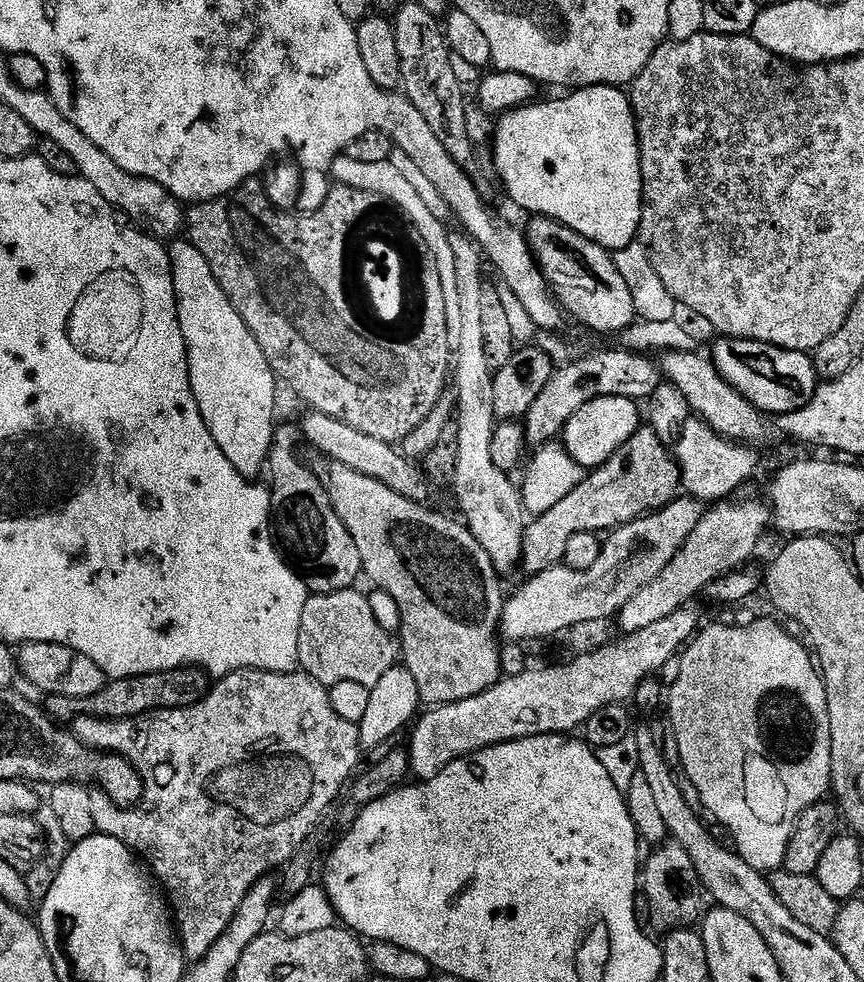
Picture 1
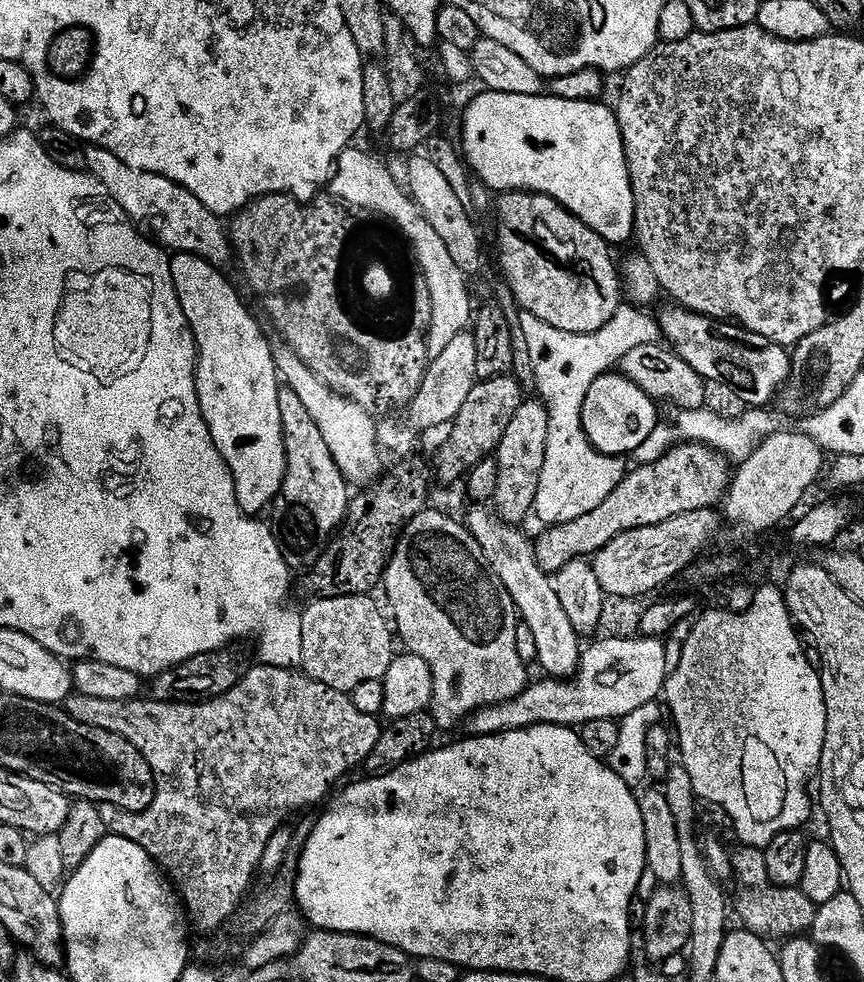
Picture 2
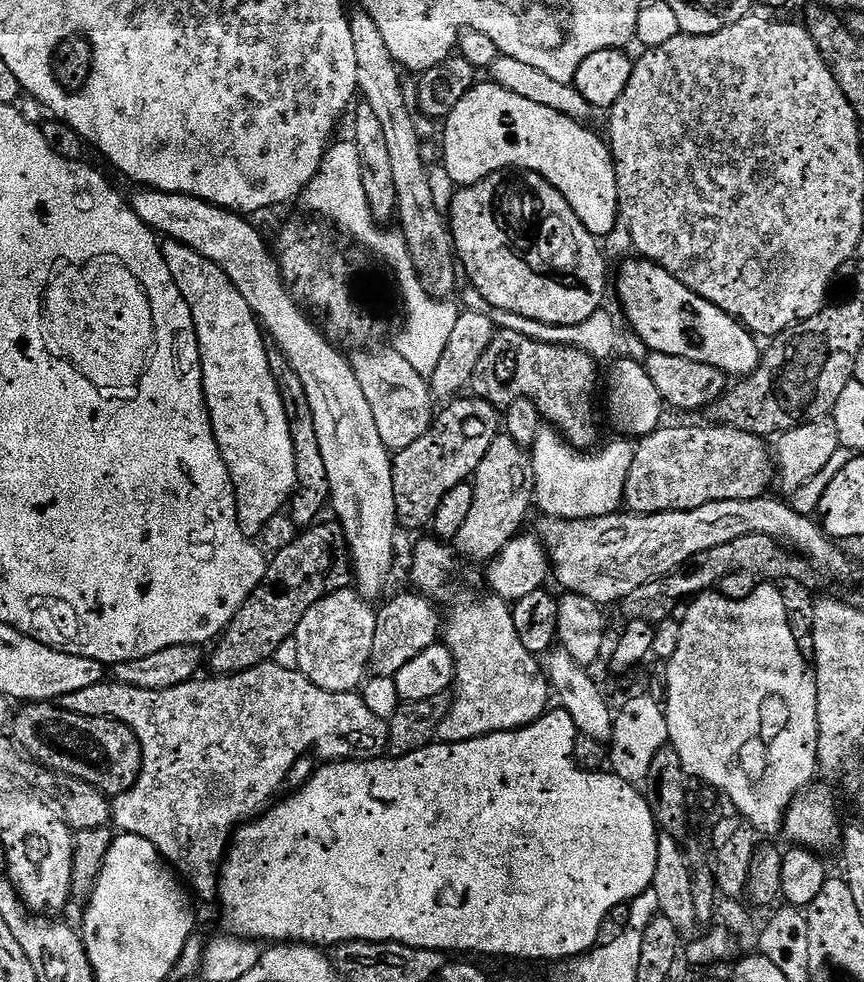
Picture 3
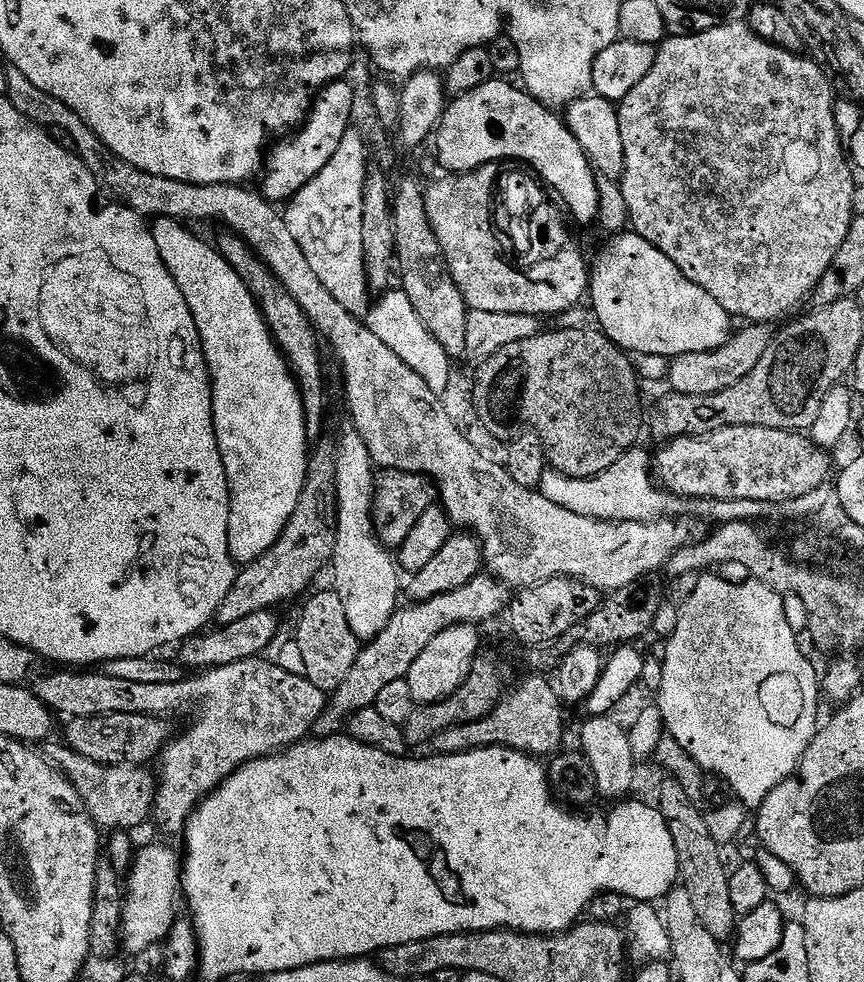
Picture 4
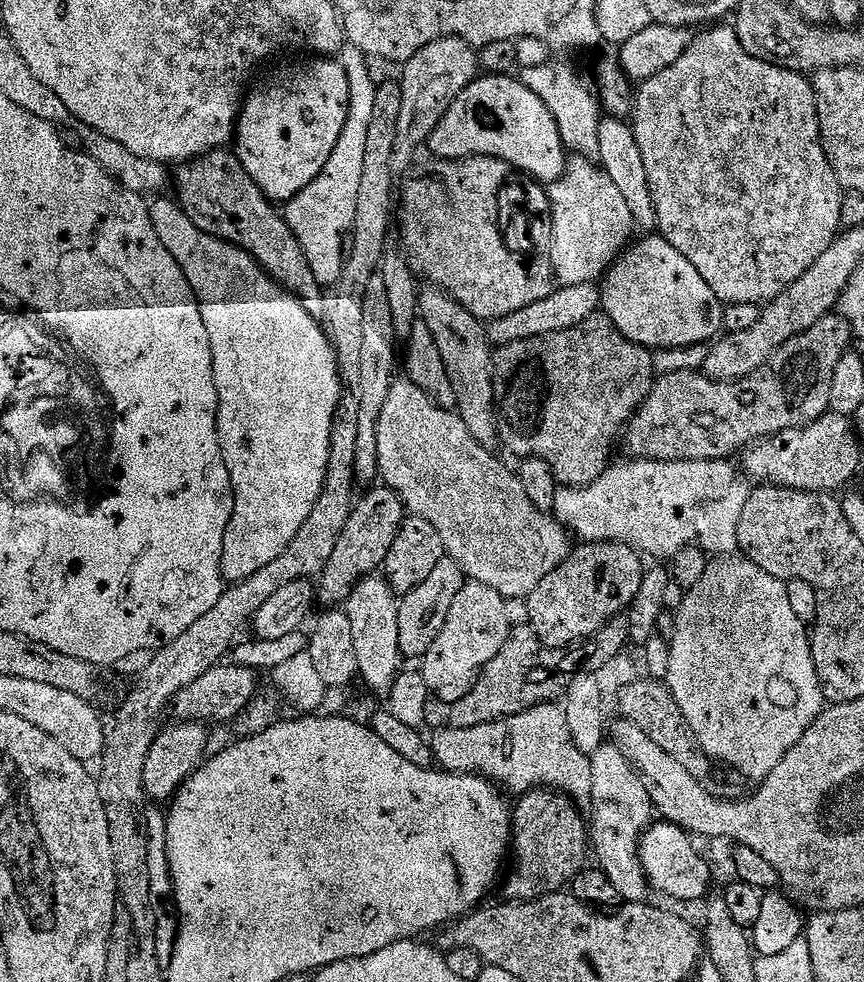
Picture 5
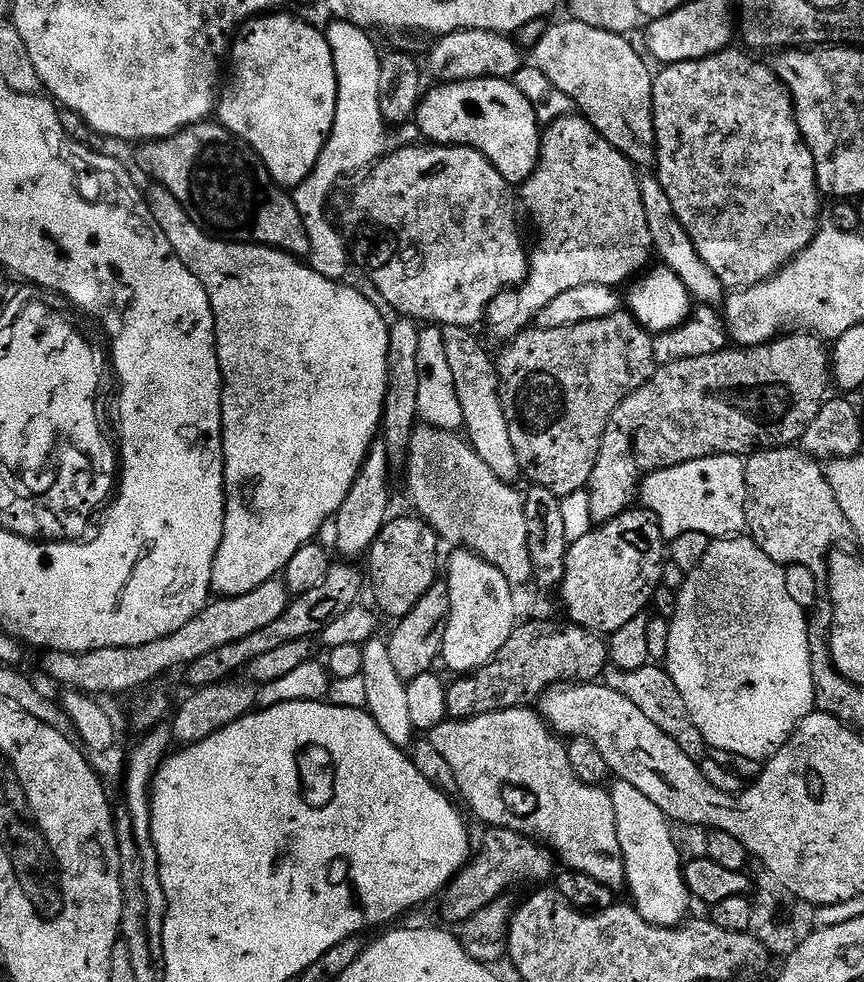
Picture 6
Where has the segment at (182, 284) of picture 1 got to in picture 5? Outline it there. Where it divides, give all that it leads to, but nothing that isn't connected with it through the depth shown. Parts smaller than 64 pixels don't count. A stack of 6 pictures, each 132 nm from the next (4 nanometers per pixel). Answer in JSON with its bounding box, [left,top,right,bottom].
[148,198,342,582]

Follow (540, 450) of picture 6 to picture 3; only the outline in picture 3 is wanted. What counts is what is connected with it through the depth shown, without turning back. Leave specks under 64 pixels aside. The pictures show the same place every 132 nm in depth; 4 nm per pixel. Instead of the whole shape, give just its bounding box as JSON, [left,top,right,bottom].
[470,330,602,450]

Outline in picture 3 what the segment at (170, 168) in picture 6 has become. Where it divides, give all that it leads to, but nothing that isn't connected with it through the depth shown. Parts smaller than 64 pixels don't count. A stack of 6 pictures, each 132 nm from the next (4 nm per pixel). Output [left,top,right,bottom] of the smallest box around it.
[268,346,330,526]

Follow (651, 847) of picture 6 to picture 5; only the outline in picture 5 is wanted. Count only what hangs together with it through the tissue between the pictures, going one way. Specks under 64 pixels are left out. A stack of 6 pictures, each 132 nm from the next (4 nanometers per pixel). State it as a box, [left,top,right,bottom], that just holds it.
[590,742,654,901]

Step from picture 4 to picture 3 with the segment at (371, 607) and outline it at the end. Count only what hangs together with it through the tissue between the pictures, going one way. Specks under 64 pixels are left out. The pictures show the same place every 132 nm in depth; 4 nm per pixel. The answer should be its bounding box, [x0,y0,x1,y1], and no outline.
[130,190,398,601]

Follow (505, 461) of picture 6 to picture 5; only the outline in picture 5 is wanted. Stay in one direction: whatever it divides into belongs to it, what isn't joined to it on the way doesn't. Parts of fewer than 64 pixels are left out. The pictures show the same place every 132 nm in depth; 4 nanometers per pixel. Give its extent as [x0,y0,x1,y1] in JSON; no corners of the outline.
[419,286,497,446]

